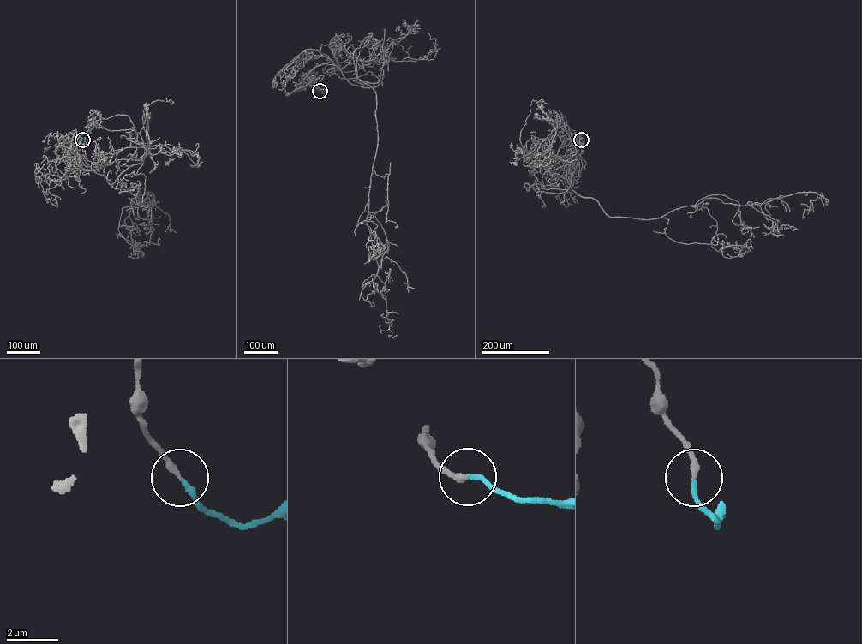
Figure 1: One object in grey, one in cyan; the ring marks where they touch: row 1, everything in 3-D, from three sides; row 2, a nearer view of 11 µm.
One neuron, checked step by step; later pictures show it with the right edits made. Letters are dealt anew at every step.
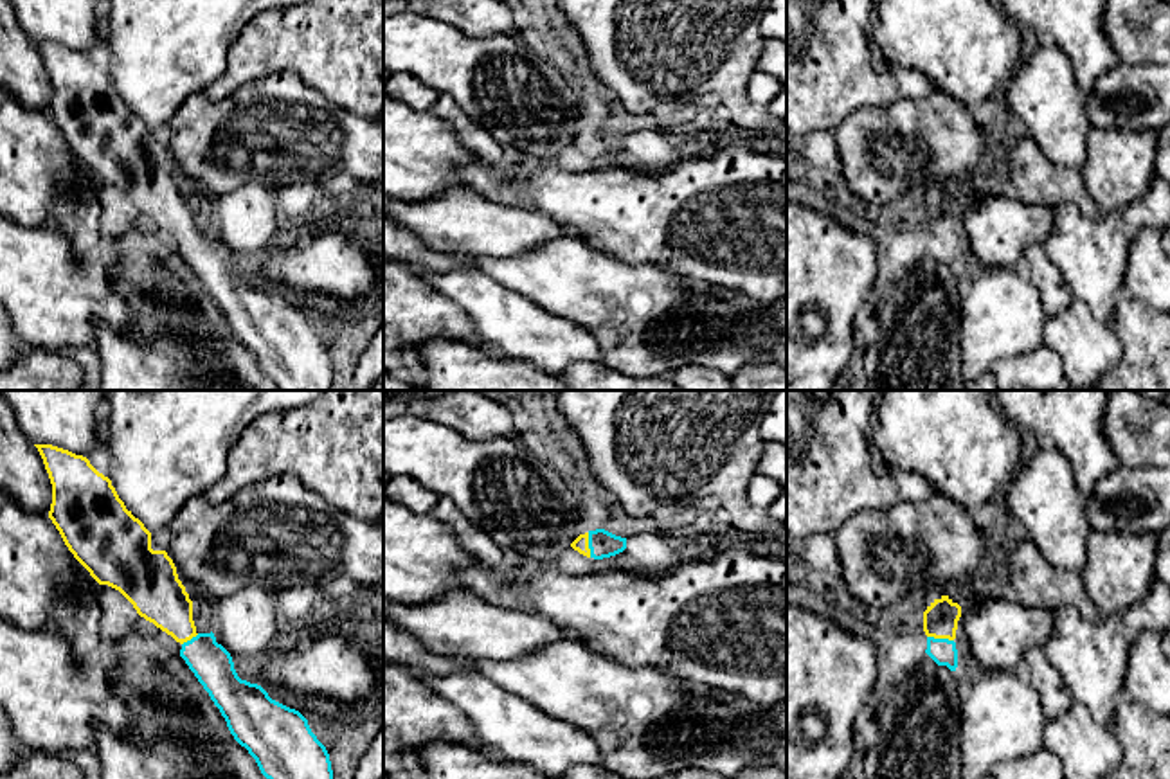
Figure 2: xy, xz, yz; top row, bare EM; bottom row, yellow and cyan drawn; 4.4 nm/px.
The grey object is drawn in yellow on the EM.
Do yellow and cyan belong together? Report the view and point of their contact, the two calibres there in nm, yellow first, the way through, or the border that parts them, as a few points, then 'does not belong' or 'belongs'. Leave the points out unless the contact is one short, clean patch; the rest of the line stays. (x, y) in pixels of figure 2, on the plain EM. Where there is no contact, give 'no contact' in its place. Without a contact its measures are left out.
meets yellow in yz at (940, 234); 160 nm thick on the yellow side, 120 nm on the other; runs through yz (940, 216), (940, 234), (944, 249); belongs

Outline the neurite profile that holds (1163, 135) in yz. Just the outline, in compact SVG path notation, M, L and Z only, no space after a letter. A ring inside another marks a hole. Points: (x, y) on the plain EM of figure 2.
M1170 122L1157 131L1156 171L1170 185Z

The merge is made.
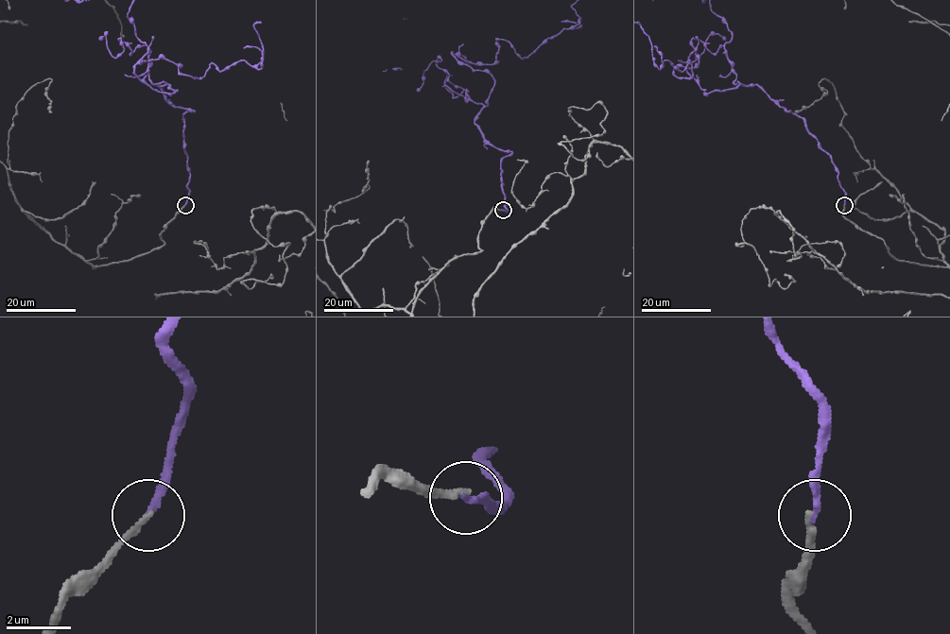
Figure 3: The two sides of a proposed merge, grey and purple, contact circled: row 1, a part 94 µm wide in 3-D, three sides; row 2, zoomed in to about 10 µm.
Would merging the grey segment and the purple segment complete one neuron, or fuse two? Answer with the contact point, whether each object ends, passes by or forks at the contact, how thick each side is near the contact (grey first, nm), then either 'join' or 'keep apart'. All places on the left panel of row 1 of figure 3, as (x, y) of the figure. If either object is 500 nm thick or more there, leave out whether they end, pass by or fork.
(185, 205) | grey ends | purple ends | 180/220 nm | join

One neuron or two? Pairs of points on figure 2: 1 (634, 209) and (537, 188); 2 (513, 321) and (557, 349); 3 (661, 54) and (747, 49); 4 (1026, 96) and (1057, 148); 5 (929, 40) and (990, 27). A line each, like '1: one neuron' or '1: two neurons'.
1: one neuron
2: one neuron
3: one neuron
4: one neuron
5: one neuron

